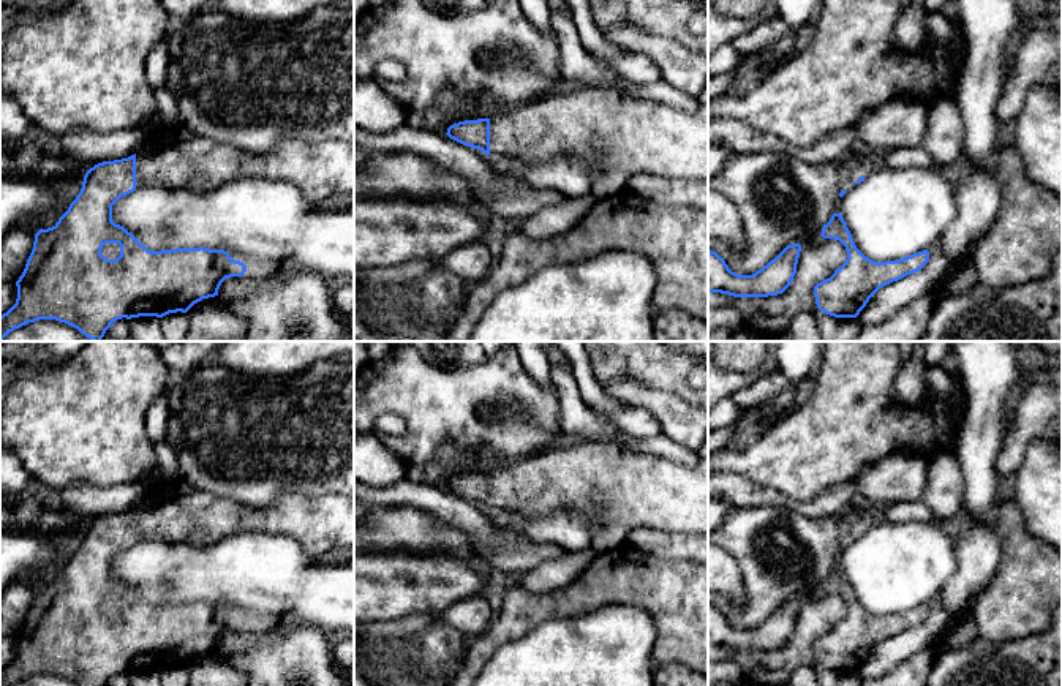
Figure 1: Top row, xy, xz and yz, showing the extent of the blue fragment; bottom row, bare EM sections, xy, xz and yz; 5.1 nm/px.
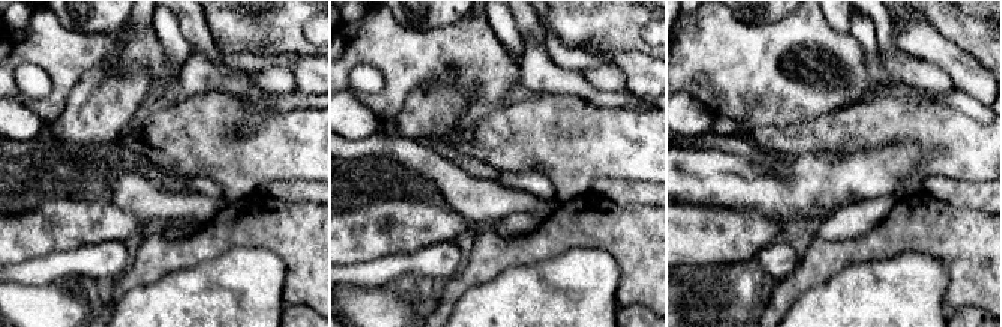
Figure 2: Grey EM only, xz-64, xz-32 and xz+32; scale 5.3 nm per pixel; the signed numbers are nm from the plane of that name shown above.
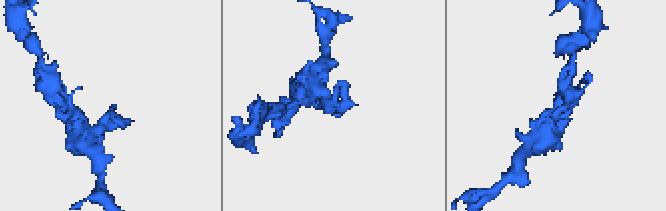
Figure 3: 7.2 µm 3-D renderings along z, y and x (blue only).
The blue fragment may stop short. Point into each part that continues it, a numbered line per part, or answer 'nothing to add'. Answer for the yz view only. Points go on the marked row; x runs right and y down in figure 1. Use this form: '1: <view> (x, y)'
1: yz (855, 165)

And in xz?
1: xz (621, 135)

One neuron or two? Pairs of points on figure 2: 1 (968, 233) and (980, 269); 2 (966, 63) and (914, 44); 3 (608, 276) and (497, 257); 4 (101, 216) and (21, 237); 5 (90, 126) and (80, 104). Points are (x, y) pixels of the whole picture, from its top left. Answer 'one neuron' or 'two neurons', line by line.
1: one neuron
2: one neuron
3: two neurons
4: one neuron
5: one neuron

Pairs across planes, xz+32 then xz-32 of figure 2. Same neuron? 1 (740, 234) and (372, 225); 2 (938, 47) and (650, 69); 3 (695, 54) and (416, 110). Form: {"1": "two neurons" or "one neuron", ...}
{"1": "one neuron", "2": "one neuron", "3": "two neurons"}

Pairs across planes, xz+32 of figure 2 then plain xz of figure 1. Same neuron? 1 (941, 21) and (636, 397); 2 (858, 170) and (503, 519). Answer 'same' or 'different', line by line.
1: different
2: same

